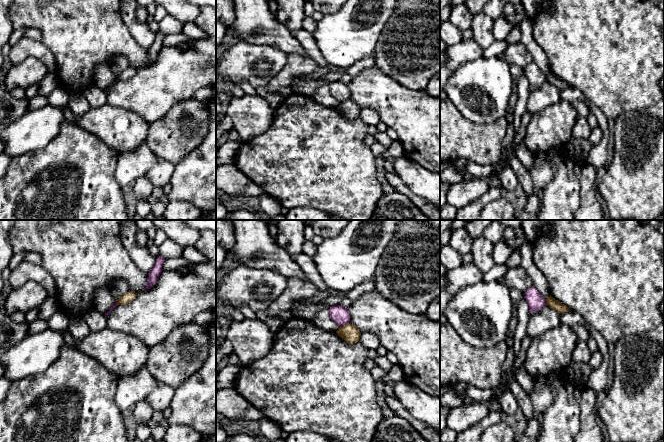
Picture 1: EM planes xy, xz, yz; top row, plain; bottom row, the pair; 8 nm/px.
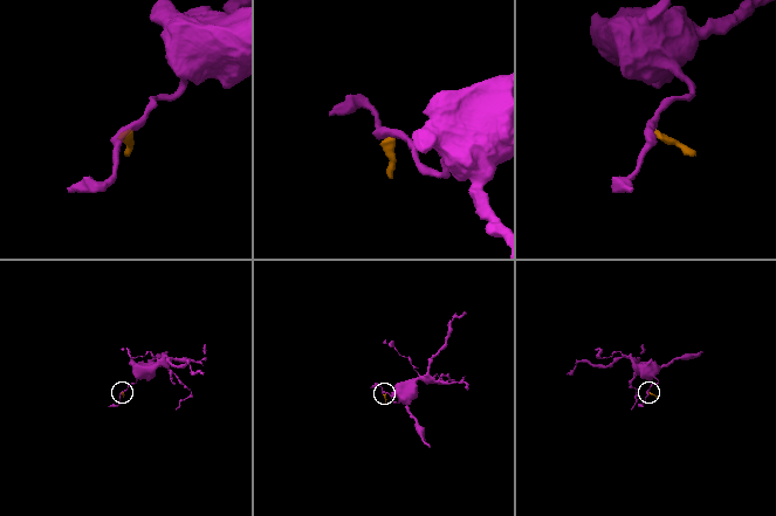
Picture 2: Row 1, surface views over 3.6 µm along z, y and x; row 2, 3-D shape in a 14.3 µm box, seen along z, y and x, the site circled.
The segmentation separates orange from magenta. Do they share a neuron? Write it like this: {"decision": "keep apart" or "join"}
{"decision": "keep apart"}

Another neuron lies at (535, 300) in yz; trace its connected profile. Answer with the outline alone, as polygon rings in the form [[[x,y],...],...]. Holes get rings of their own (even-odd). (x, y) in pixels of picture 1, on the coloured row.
[[[534,286],[529,288],[523,295],[529,305],[529,313],[538,312],[546,306],[545,298]]]

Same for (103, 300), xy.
[[[101,286],[94,293],[94,309],[106,314],[114,305],[115,299],[113,298],[109,288]]]

